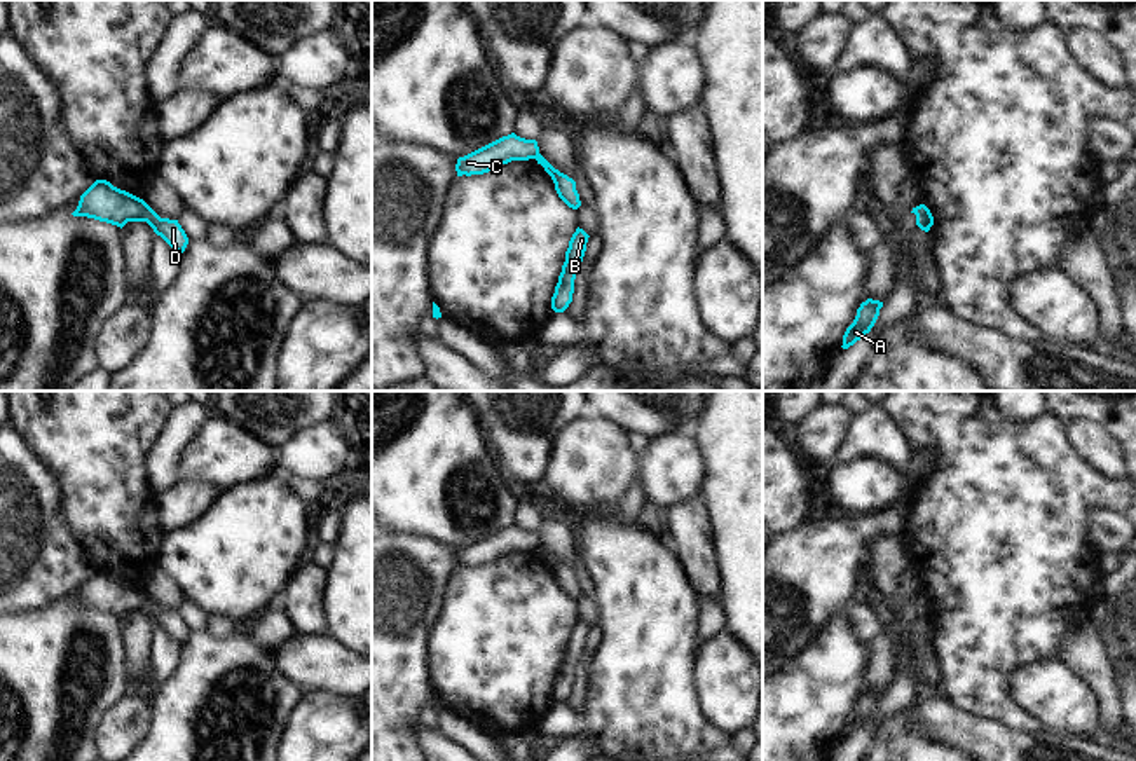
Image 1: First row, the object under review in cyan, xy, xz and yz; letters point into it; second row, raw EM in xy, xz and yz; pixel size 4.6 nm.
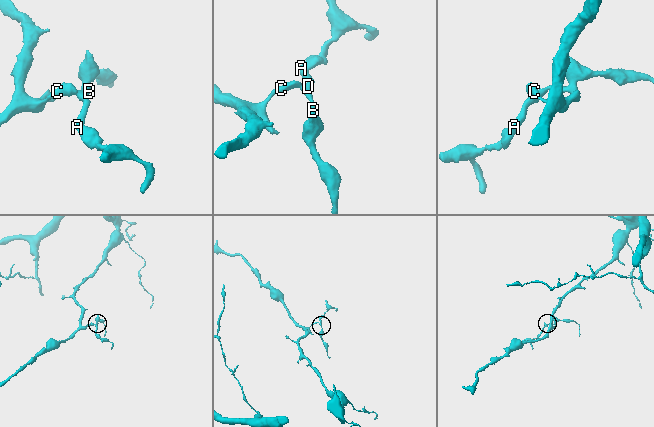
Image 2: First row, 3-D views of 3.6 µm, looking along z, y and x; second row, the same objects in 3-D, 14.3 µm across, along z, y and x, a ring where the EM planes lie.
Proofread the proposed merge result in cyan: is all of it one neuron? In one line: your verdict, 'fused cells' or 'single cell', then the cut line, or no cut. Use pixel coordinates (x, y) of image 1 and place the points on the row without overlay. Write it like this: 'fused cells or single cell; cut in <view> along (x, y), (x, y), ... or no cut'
fused cells; cut in xy along (149, 597), (142, 611)

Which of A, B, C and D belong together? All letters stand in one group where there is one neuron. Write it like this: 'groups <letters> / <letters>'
groups A B D / C

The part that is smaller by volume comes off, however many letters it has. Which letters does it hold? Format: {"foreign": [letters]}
{"foreign": ["A", "B", "D"]}

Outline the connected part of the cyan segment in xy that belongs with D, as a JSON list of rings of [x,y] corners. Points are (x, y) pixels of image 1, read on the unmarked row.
[[[148,597],[148,602],[147,602],[143,613],[147,613],[154,620],[154,623],[157,627],[161,627],[173,641],[176,641],[178,644],[185,642],[185,639],[188,635],[188,628],[187,628],[185,621],[181,620],[181,616],[178,614],[178,611],[161,609]]]

